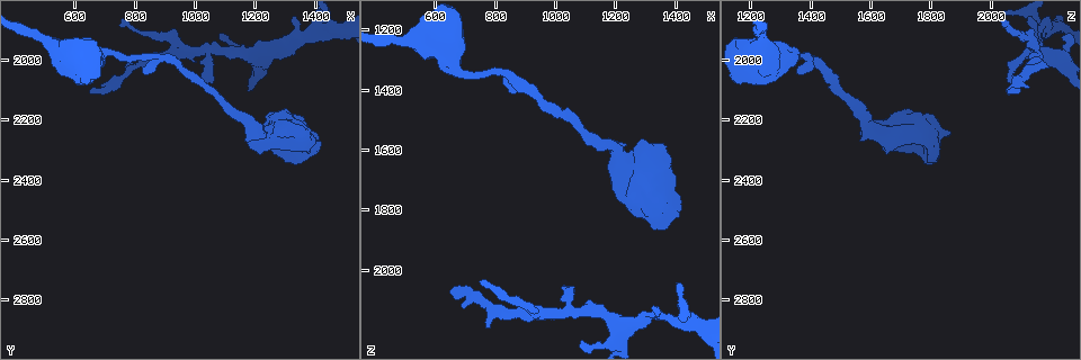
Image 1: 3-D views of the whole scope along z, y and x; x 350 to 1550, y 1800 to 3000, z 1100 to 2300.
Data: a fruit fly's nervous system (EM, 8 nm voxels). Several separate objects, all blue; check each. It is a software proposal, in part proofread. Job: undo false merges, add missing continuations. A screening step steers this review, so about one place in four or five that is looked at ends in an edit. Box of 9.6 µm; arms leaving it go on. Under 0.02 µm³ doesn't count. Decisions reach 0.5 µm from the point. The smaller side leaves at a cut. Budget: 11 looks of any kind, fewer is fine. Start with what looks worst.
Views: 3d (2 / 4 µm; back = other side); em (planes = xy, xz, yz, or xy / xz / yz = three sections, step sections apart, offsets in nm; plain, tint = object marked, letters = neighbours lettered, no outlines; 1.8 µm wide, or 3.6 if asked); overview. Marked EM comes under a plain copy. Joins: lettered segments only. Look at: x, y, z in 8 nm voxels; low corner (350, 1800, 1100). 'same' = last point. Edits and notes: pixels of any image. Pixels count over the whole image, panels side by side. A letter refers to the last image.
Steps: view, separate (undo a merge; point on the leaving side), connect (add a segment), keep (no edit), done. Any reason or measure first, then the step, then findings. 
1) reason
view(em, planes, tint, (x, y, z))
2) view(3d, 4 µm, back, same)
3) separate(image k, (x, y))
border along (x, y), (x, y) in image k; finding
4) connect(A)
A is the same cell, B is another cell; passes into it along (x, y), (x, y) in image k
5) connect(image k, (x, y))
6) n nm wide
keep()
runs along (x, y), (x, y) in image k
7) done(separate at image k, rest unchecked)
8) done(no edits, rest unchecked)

free end
view(3d, 4 µm, (1060, 2070, 2080))

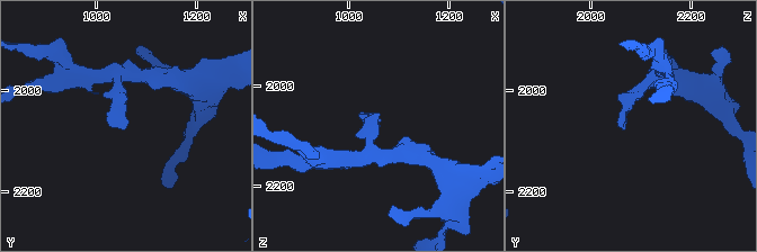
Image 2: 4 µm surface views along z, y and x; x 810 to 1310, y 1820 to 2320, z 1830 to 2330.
shape alone is not enough
view(em, planes, letters, (1055, 2070, 2065))

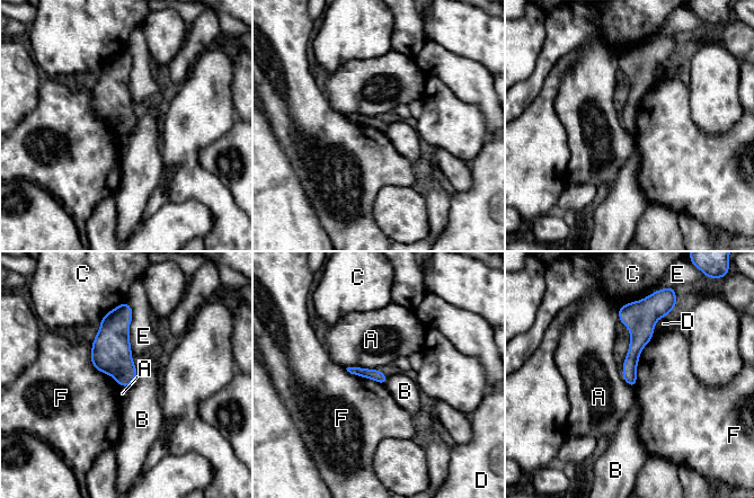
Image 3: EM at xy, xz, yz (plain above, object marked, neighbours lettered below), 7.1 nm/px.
F touches over 360 nm
keep()
A, B, C, D, E and F are other cells; runs along (626, 310), (636, 321), (632, 382) in image 3; no lettered segment goes on from it

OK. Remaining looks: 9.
free end
view(3d, 4 µm, (780, 2020, 2190))

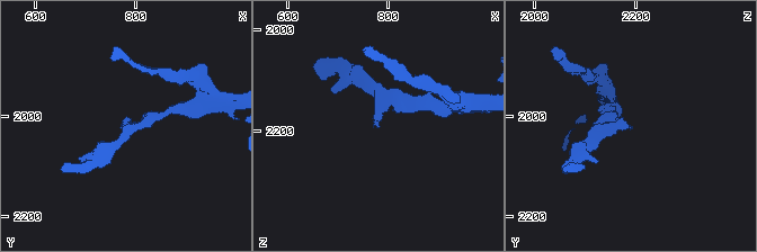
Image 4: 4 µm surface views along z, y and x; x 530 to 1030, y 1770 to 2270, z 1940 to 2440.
arms of 160, 190 nm
view(em, 3.6 µm, planes, letters, (775, 2020, 2185))

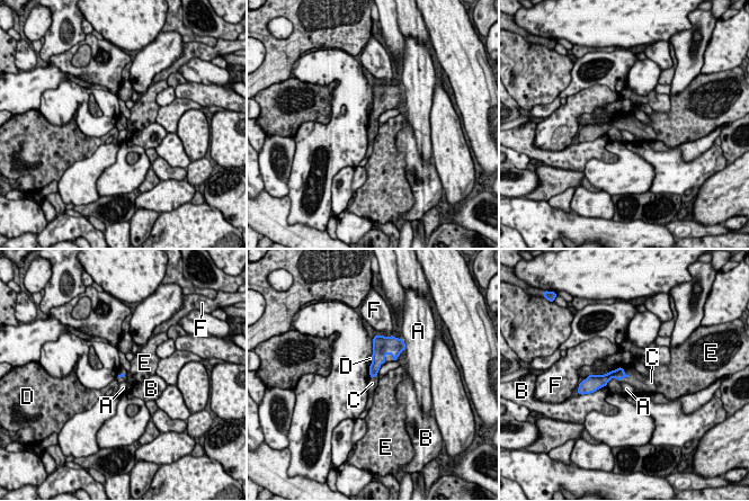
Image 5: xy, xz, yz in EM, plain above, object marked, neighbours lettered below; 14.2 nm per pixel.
connect(C)
C is the same cell, A, B, D, E and F are other cells; passes into it along (618, 374), (626, 375), (641, 383) in image 5; it goes on there

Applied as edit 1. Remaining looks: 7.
looks like a crossing
view(em, planes, tint, (1450, 1890, 2190))

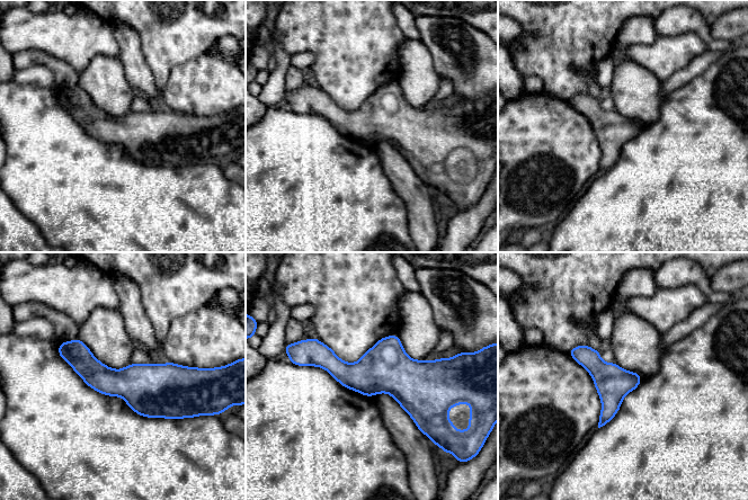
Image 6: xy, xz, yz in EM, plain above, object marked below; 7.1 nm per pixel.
see the neighbours
view(em, planes, letters, same)

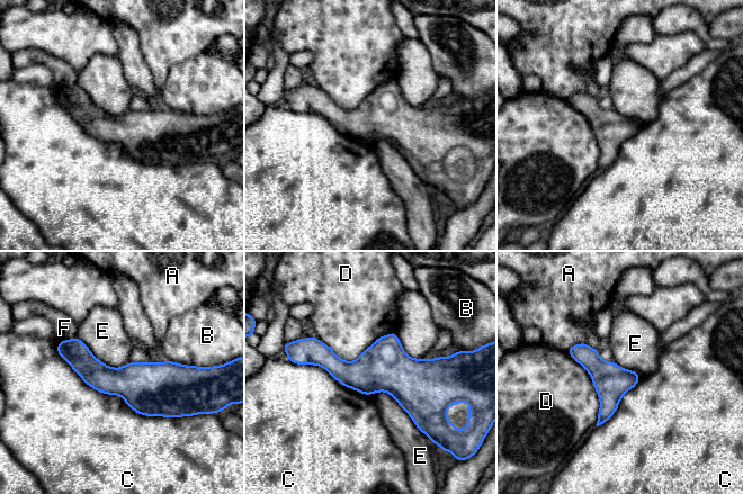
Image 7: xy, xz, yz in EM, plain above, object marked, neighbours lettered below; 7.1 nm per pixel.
260 nm wide
keep()
A, B, C, D, E and F are other cells; runs along (305, 360), (343, 371), (438, 371) in image 7; all the same neuron

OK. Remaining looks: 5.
closes a loop
view(em, planes, letters, (1370, 2300, 1710))

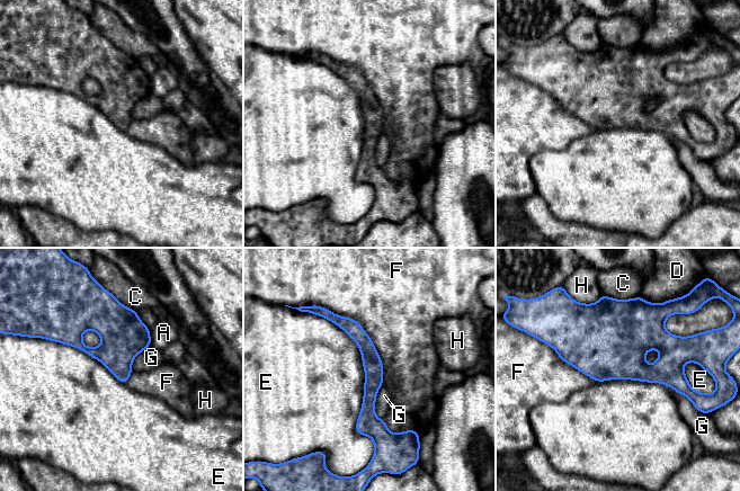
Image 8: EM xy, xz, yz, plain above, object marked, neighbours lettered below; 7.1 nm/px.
keep()
A, C, D, E, F, G and H are other cells; runs along (333, 318), (367, 348), (368, 422), (382, 440) in image 8; all the same neuron

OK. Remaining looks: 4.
done(connect at image 5, rest unchecked)

